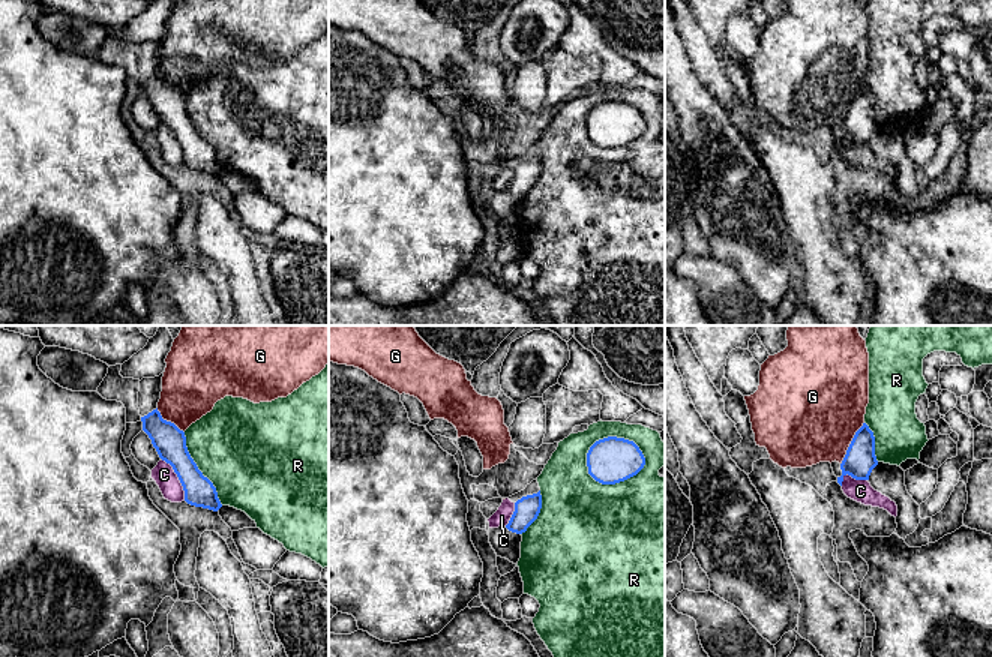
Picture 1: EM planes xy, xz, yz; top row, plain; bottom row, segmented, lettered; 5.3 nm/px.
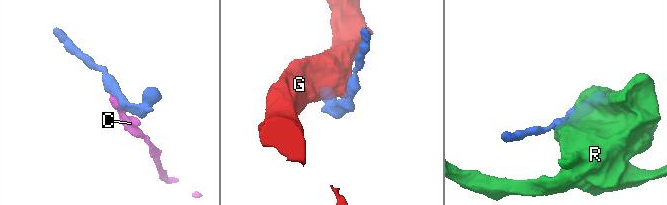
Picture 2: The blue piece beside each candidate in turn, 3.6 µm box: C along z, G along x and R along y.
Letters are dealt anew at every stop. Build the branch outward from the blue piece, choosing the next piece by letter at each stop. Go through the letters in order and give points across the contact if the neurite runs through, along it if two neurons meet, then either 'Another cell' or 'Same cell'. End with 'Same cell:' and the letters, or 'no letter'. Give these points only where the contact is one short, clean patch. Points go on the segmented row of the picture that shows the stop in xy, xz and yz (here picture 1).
C: Boundary: xy (162, 459), (176, 474), (185, 500). Another cell
G: Boundary: yz (863, 422), (841, 464). Another cell
R: Another cell
Same cell: no letter

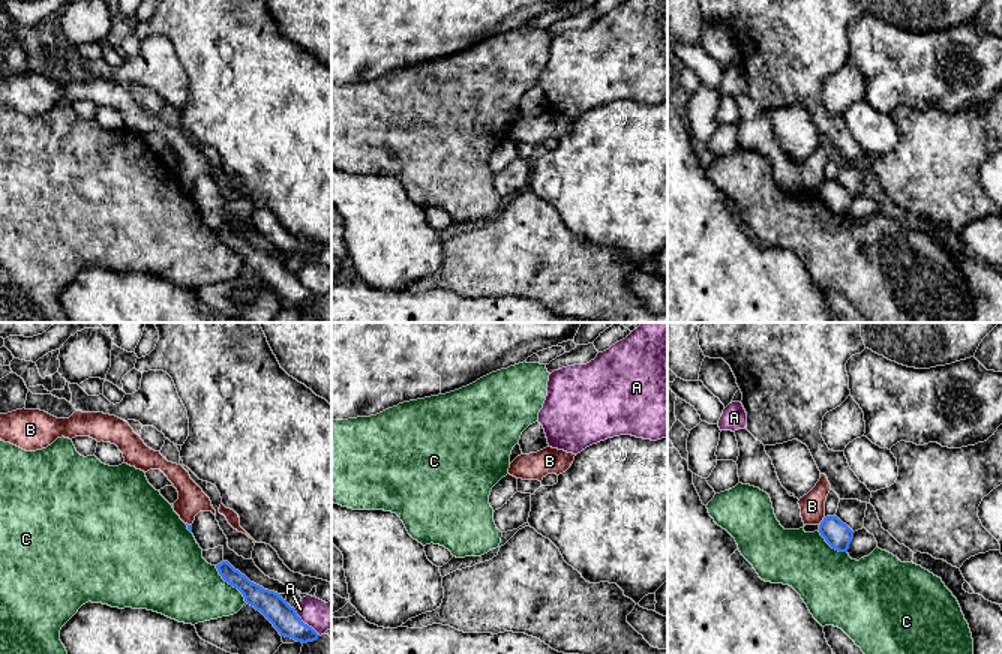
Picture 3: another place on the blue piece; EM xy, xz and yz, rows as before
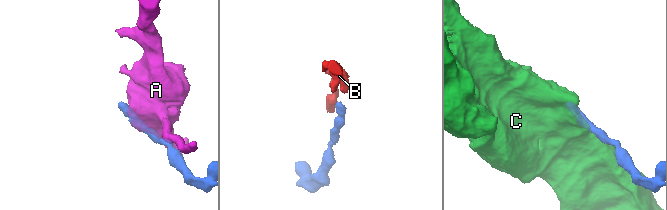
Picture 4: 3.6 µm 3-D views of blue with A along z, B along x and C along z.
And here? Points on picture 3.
A: Boundary: xy (294, 609), (320, 635). Another cell
B: Boundary: yz (824, 516), (819, 525). Another cell
C: Another cell
Same cell: no letter

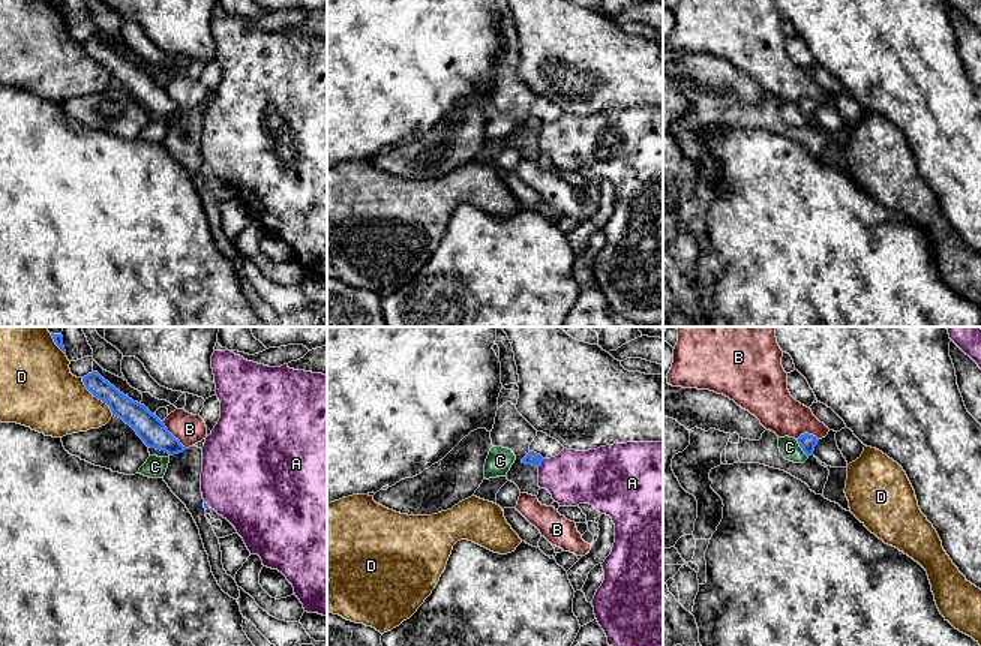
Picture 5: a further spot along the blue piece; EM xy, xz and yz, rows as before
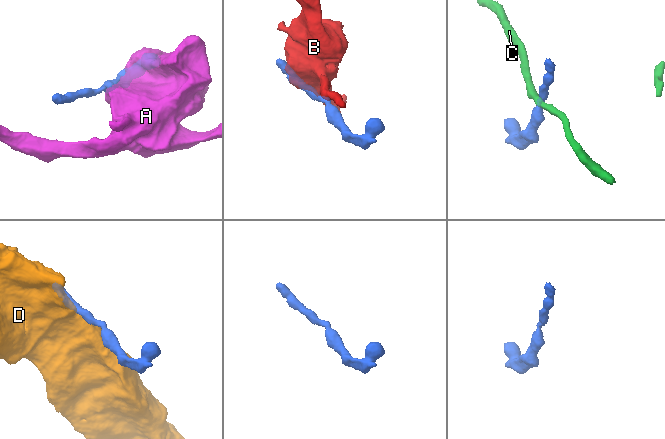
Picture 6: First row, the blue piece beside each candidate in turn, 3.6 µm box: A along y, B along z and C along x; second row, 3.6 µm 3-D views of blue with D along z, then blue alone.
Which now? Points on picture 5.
A: Another cell
B: Boundary: xy (162, 421), (185, 448). Another cell
C: Boundary: yz (795, 439), (807, 456). Another cell
D: Another cell
Same cell: no letter

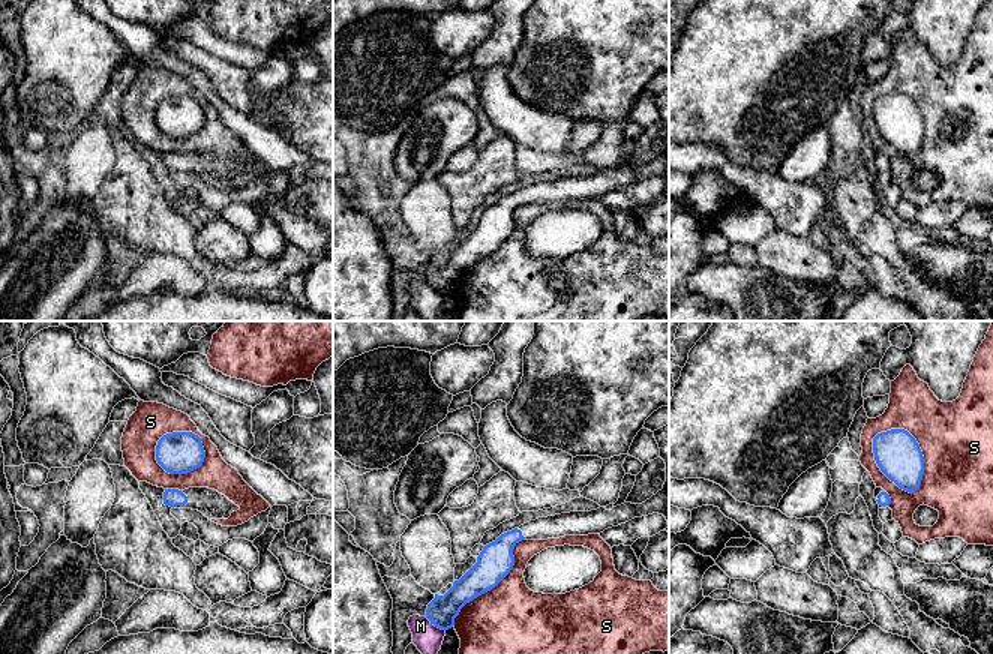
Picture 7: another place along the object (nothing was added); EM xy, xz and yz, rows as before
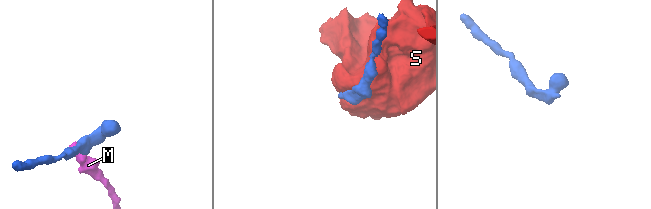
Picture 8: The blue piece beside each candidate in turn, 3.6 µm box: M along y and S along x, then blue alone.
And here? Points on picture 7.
M: Boundary: xz (425, 617), (444, 630). Another cell
S: Another cell
Same cell: no letter

